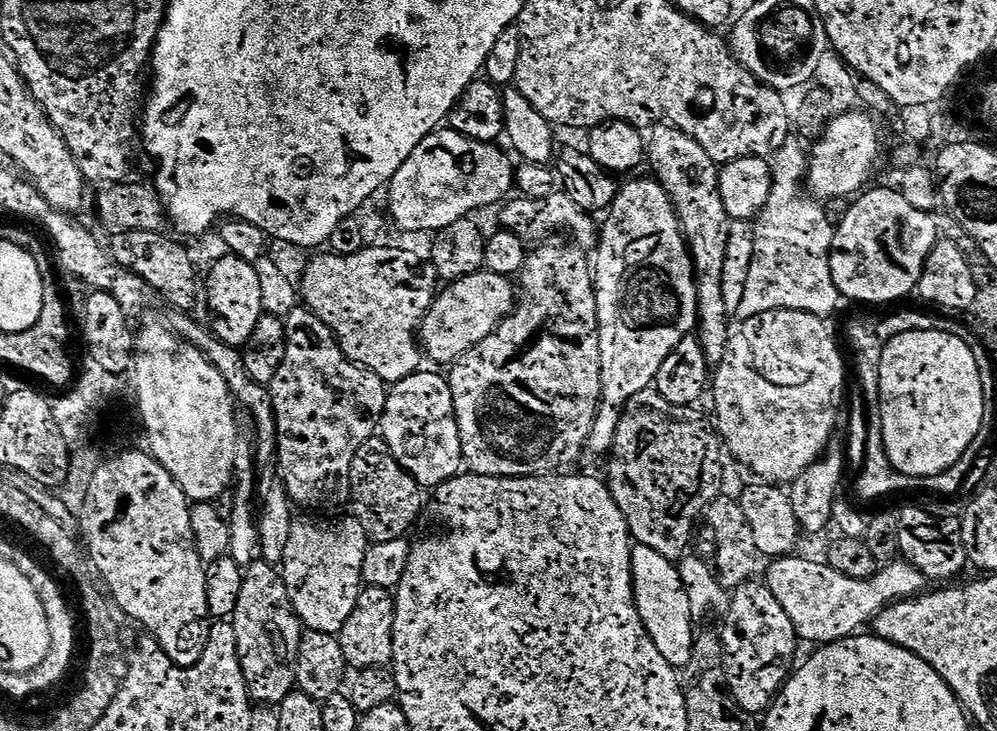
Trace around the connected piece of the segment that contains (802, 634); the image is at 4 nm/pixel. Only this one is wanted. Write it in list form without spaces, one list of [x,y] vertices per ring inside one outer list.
[[[785,555],[777,559],[778,582],[773,592],[779,605],[786,610],[799,641],[814,642],[818,646],[839,644],[849,636],[857,635],[863,624],[871,625],[885,608],[919,597],[925,591],[926,577],[913,564],[897,558],[893,564],[879,569],[868,580],[834,570],[827,562],[800,558],[800,555]]]

